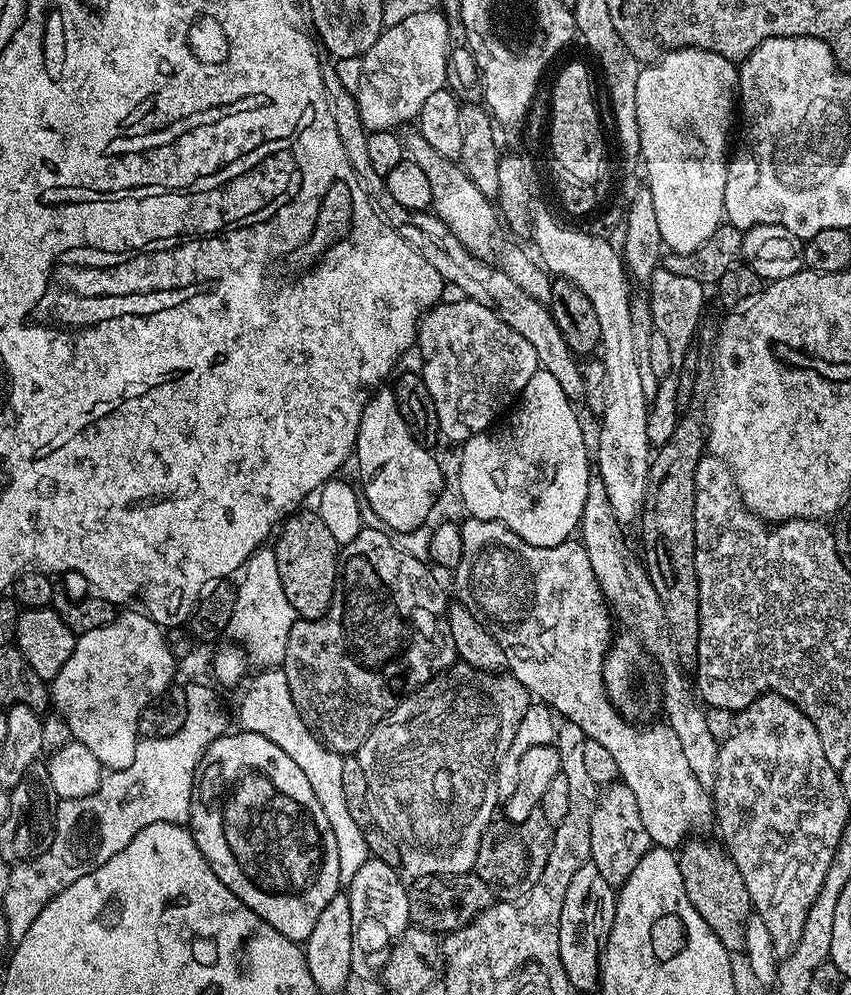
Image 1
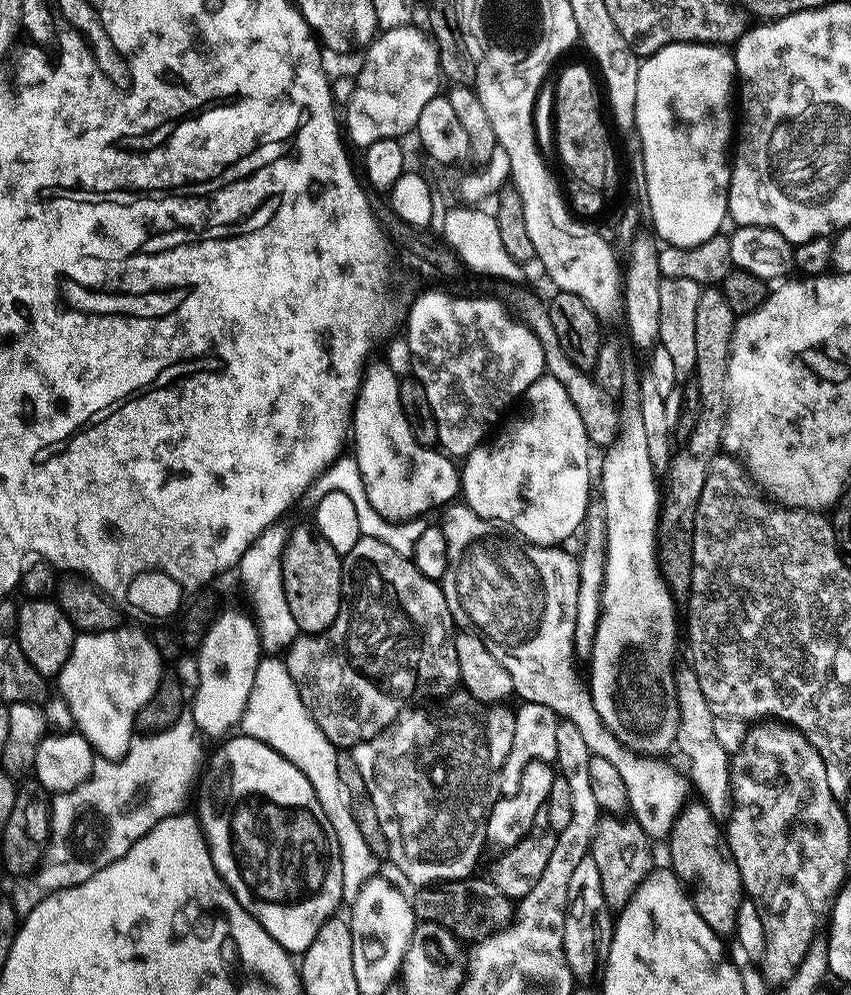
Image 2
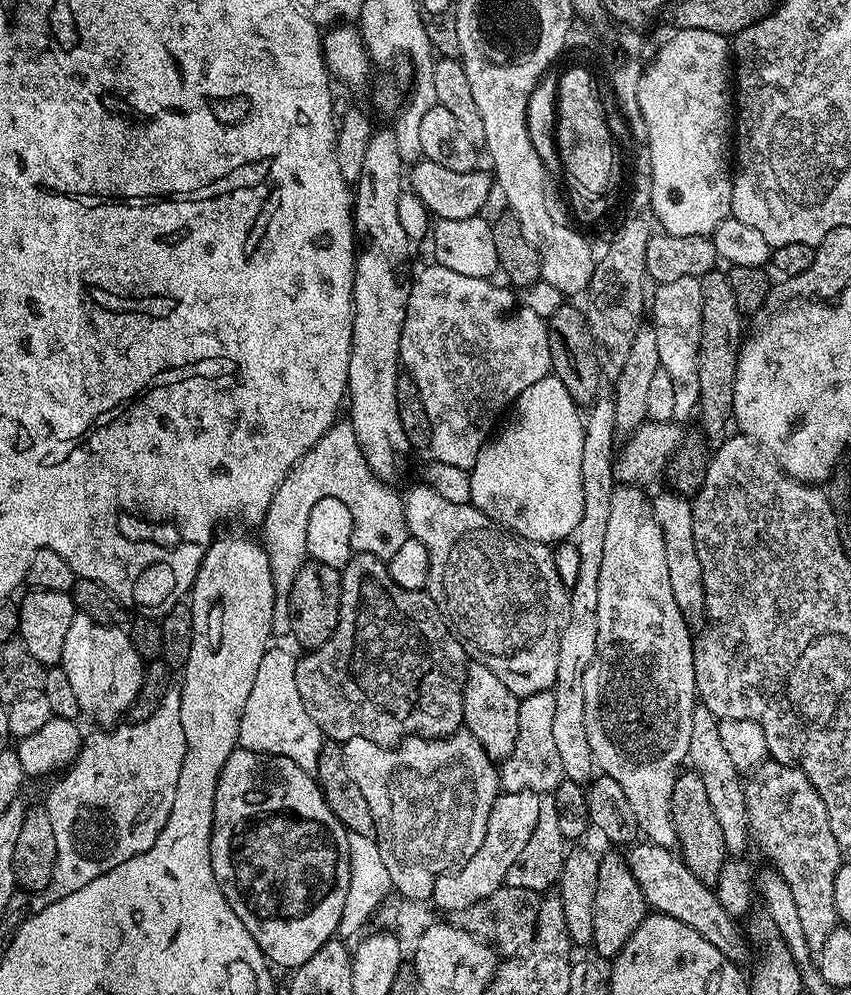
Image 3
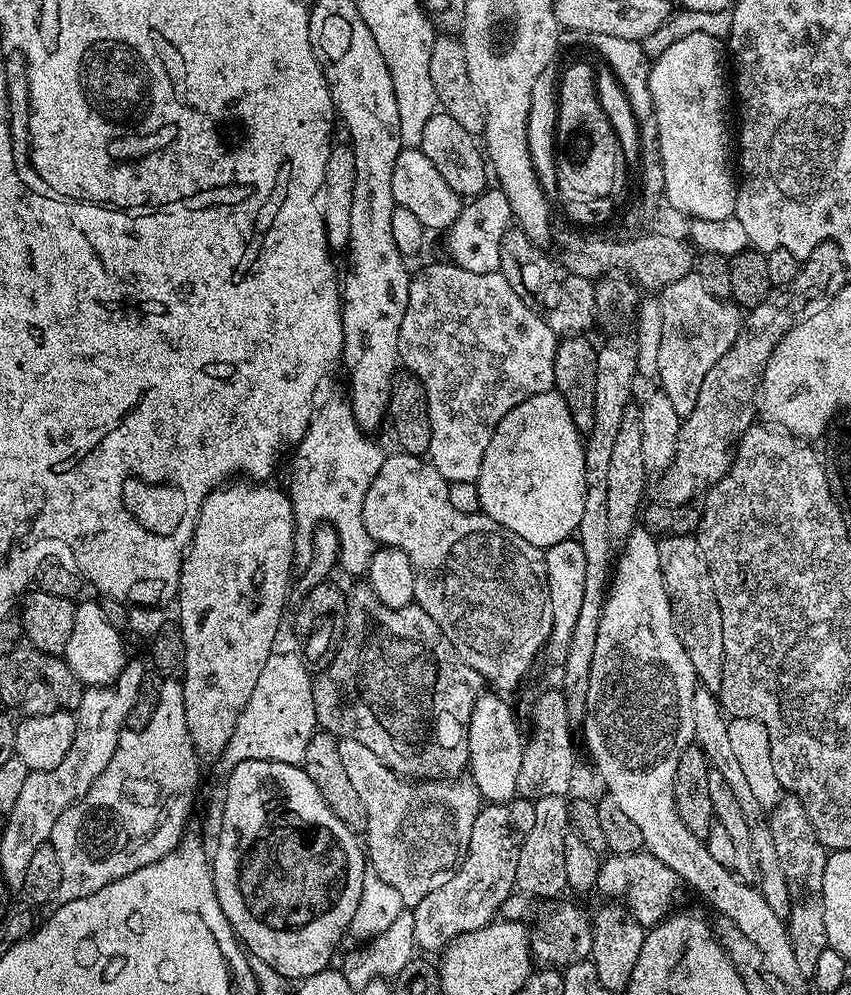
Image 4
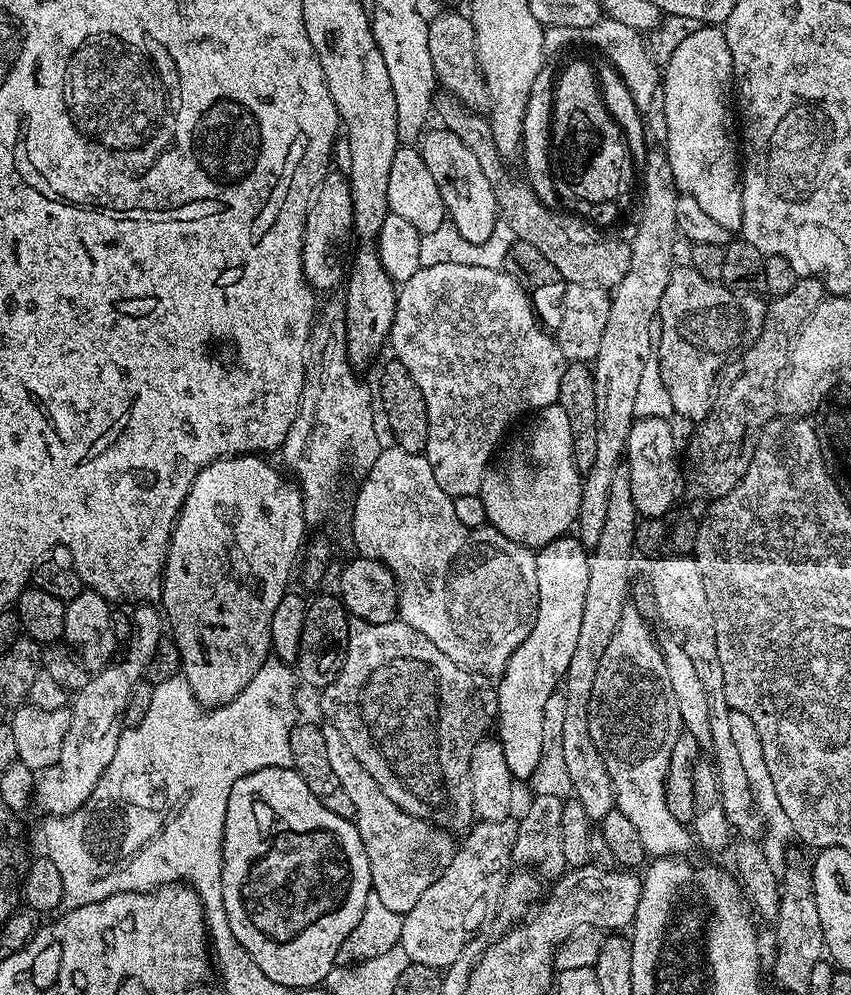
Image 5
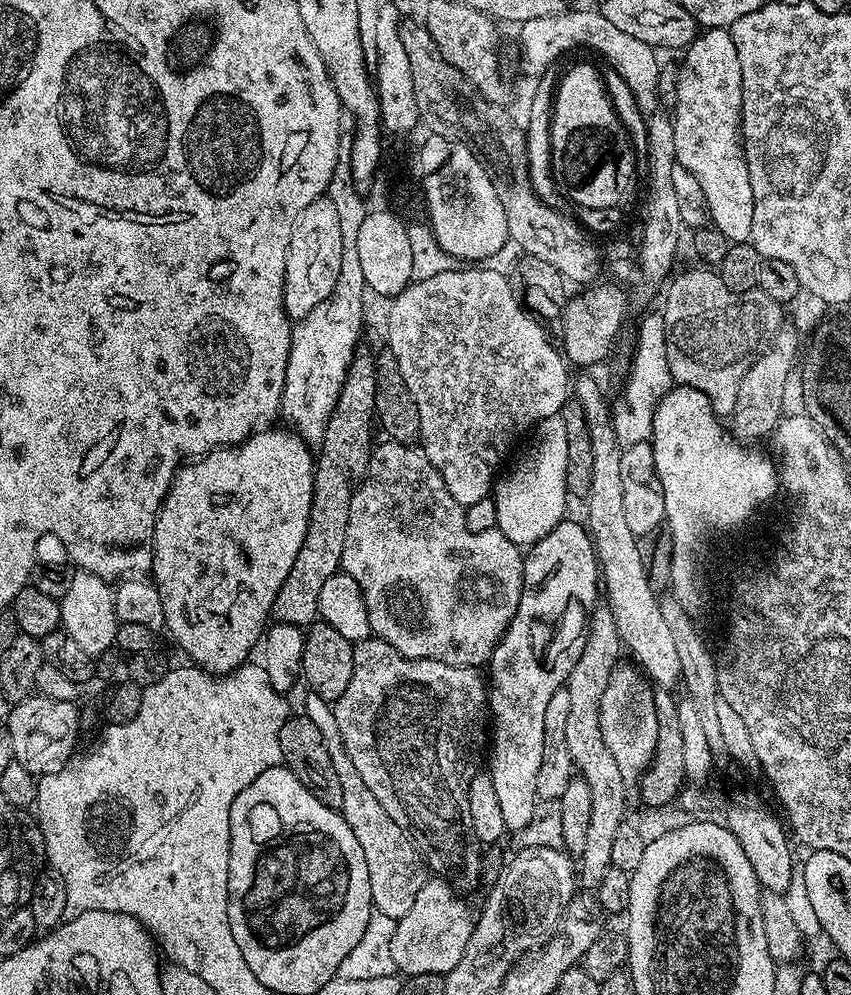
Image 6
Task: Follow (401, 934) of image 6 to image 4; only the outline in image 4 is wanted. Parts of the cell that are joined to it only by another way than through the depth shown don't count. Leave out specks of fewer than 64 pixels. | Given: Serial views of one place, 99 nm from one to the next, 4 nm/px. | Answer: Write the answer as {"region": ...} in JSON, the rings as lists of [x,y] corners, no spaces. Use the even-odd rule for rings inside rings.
{"region":[[[513,798],[501,804],[485,803],[481,807],[478,818],[474,818],[474,830],[470,830],[470,846],[452,877],[430,890],[430,894],[411,909],[411,939],[417,949],[439,953],[462,934],[485,928],[497,919],[506,898],[513,895],[518,854],[533,827],[534,803],[531,800]]]}

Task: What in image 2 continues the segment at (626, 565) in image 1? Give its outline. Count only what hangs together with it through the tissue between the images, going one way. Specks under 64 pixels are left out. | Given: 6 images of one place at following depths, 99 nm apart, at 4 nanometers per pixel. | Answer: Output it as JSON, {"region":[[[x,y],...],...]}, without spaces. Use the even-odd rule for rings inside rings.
{"region":[[[684,666],[676,672],[676,689],[678,690],[678,708],[680,725],[676,735],[675,747],[684,751],[688,759],[687,775],[691,787],[699,799],[717,818],[728,818],[732,815],[732,762],[730,753],[722,750],[717,735],[714,734],[714,718],[702,686],[698,686],[698,674],[690,666]]]}

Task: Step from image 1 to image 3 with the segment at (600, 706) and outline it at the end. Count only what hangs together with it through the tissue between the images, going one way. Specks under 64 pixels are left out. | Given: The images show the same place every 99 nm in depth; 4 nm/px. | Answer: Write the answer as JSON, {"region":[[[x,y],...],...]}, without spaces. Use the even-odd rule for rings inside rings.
{"region":[[[427,486],[416,488],[409,496],[406,496],[404,500],[404,522],[411,539],[420,540],[422,546],[426,546],[428,551],[428,579],[430,581],[430,588],[433,593],[441,592],[444,595],[442,611],[445,617],[451,621],[455,631],[469,645],[471,645],[470,643],[476,644],[478,651],[485,652],[486,655],[493,656],[496,659],[496,661],[491,661],[490,667],[498,674],[498,678],[502,678],[506,690],[510,690],[515,696],[523,698],[530,694],[538,694],[539,692],[551,689],[553,687],[552,683],[556,680],[556,675],[561,675],[562,672],[558,666],[558,658],[561,654],[560,629],[563,628],[568,617],[568,597],[570,595],[569,585],[562,582],[562,578],[554,566],[552,548],[547,544],[539,544],[533,540],[528,540],[525,536],[517,536],[511,531],[505,530],[484,512],[479,512],[476,508],[472,507],[471,503],[455,504],[446,498],[442,498],[442,494],[438,494],[433,488]]]}

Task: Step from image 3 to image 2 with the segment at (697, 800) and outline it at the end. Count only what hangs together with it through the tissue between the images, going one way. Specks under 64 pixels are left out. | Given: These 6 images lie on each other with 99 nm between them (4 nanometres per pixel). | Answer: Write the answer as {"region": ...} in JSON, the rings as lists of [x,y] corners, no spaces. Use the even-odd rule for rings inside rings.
{"region":[[[703,802],[692,803],[685,803],[673,820],[672,829],[668,831],[667,863],[671,871],[676,873],[681,885],[690,889],[692,904],[706,922],[706,926],[710,926],[717,936],[724,938],[727,937],[727,932],[728,935],[735,933],[738,906],[745,895],[744,883],[740,881],[740,871],[732,857],[721,821],[714,814],[710,814]]]}

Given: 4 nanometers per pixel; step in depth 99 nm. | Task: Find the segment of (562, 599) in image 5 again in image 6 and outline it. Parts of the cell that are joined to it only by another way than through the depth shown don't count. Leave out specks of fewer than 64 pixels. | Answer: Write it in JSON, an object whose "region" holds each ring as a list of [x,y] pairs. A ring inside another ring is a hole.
{"region":[[[571,518],[565,519],[557,528],[550,530],[546,538],[531,545],[529,552],[532,553],[527,553],[524,561],[524,589],[520,605],[508,624],[504,637],[496,643],[496,648],[492,651],[492,680],[490,676],[488,689],[490,716],[494,721],[490,732],[490,775],[494,790],[498,793],[502,822],[505,829],[512,834],[520,832],[522,826],[530,822],[530,814],[534,814],[538,769],[542,767],[542,722],[546,719],[546,705],[554,695],[554,690],[565,687],[570,670],[574,670],[574,662],[578,662],[578,655],[582,654],[582,646],[586,646],[588,617],[598,604],[596,591],[600,592],[602,588],[600,563],[596,557],[593,539],[589,535],[589,529],[583,523],[580,524],[575,524]]]}

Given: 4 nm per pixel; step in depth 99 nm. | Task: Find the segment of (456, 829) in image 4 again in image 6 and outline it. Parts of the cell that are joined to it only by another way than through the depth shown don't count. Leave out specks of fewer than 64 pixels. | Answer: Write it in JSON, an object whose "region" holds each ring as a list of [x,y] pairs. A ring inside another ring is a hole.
{"region":[[[308,694],[304,700],[302,712],[303,715],[310,718],[310,722],[314,722],[314,726],[318,726],[318,730],[322,730],[322,742],[326,742],[326,750],[330,750],[330,762],[334,762],[334,770],[338,770],[338,782],[342,782],[342,806],[339,811],[342,813],[344,821],[350,826],[350,830],[354,830],[354,838],[358,838],[358,846],[362,846],[362,854],[366,854],[366,870],[370,874],[372,907],[382,914],[390,914],[390,918],[394,918],[396,921],[400,920],[410,911],[410,906],[414,906],[414,898],[418,894],[418,890],[422,890],[426,879],[423,867],[420,869],[408,864],[409,833],[388,817],[386,810],[382,810],[378,798],[374,798],[374,794],[370,794],[370,786],[366,786],[366,782],[362,782],[361,776],[358,775],[358,770],[354,770],[354,762],[350,758],[350,754],[346,754],[346,746],[342,742],[338,722],[334,722],[332,704],[322,699],[321,696]]]}

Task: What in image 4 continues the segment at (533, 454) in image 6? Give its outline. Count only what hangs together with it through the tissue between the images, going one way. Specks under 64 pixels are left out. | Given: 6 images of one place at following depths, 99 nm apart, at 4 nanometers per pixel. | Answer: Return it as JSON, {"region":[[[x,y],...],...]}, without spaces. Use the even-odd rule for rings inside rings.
{"region":[[[559,392],[534,394],[523,400],[494,430],[486,454],[482,454],[482,466],[475,482],[480,499],[480,512],[506,530],[526,538],[530,546],[547,550],[558,542],[569,539],[582,522],[582,506],[586,502],[586,466],[582,434],[570,418],[570,410]]]}

